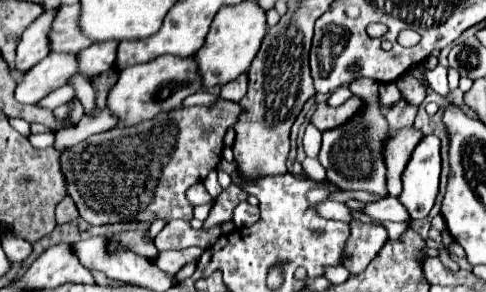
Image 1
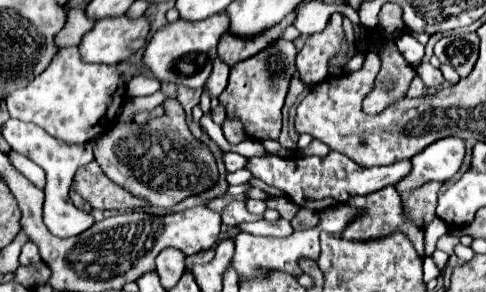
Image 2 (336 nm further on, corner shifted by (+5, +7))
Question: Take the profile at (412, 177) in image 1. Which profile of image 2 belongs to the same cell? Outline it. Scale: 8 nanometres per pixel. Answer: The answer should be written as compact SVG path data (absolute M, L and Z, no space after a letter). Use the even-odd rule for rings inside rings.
M441 138L413 158L413 172L407 176L407 180L397 184L397 190L403 192L417 188L417 184L425 184L429 180L447 182L457 174L463 158L465 142L461 138Z

